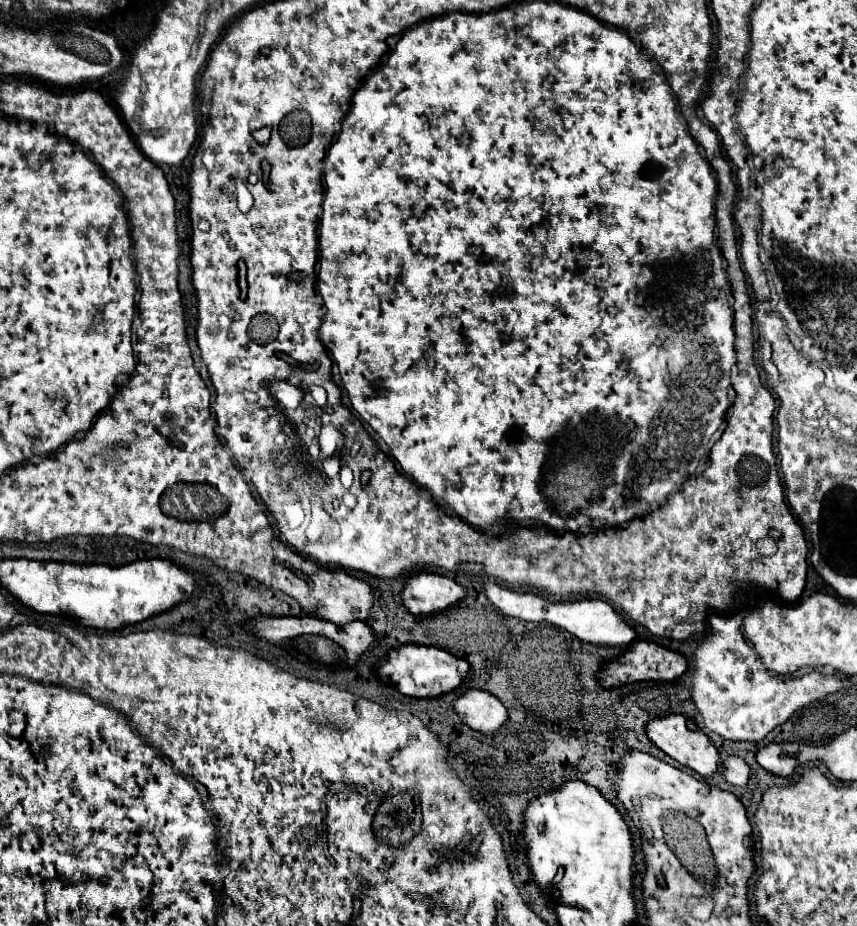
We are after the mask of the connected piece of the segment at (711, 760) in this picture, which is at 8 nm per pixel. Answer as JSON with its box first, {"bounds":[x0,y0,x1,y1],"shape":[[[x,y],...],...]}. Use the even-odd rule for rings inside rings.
{"bounds":[645,714,719,776],"shape":[[[669,714],[669,716],[663,716],[663,718],[655,718],[645,726],[645,732],[647,732],[647,738],[659,750],[663,750],[667,756],[677,760],[681,766],[687,766],[701,776],[713,776],[717,772],[719,752],[713,746],[713,742],[707,738],[707,734],[691,718],[687,718],[683,714]]]}

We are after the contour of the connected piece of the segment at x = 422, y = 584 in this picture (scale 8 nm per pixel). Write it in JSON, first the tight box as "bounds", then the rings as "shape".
{"bounds":[401,572,465,614],"shape":[[[421,572],[407,578],[401,602],[411,614],[431,614],[459,602],[463,596],[465,588],[455,580],[433,572]]]}

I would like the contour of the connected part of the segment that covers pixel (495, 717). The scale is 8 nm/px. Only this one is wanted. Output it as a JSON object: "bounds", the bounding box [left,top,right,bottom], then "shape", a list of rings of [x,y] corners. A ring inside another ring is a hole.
{"bounds":[453,688,507,734],"shape":[[[467,688],[453,702],[459,718],[473,730],[493,734],[507,720],[505,706],[489,692]]]}

